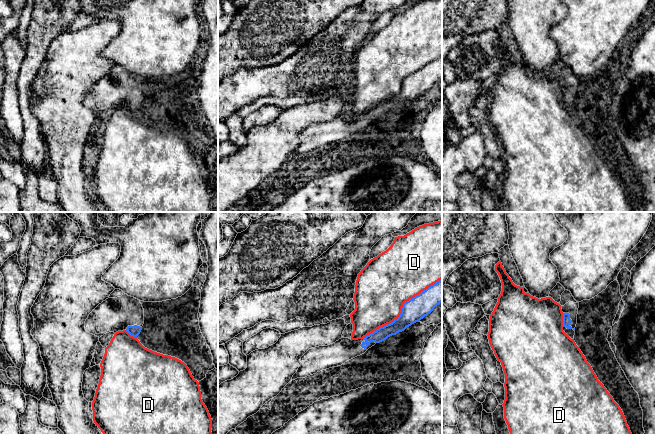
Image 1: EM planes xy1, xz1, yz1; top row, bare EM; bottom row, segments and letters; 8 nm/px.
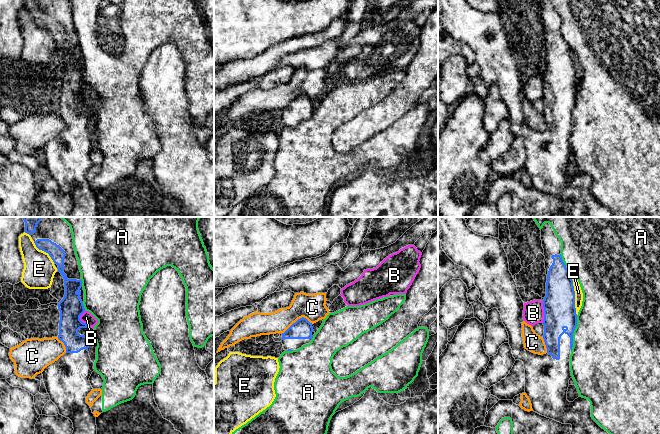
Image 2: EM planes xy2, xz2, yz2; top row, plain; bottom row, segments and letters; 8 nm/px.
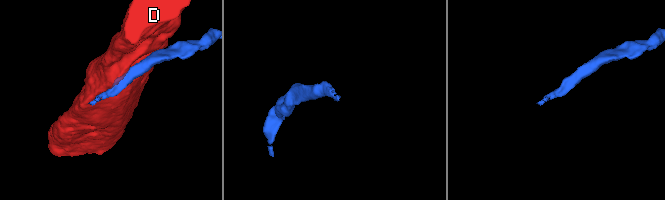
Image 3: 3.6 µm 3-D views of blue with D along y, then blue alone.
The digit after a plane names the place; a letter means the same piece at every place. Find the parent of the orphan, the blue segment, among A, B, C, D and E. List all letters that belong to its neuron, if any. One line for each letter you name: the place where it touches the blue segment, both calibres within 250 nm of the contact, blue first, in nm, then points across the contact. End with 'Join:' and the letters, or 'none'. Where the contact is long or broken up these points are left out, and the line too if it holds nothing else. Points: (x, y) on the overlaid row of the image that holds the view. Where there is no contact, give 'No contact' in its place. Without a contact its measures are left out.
Join: none

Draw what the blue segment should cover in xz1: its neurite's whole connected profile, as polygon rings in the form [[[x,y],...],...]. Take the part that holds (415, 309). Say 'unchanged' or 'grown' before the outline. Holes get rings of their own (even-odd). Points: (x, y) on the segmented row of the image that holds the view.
grown; [[[442,279],[405,302],[400,316],[392,323],[380,327],[363,339],[351,340],[343,337],[333,344],[309,349],[301,357],[299,368],[292,380],[341,366],[345,362],[364,354],[376,343],[380,343],[419,322],[440,303],[442,303]]]

